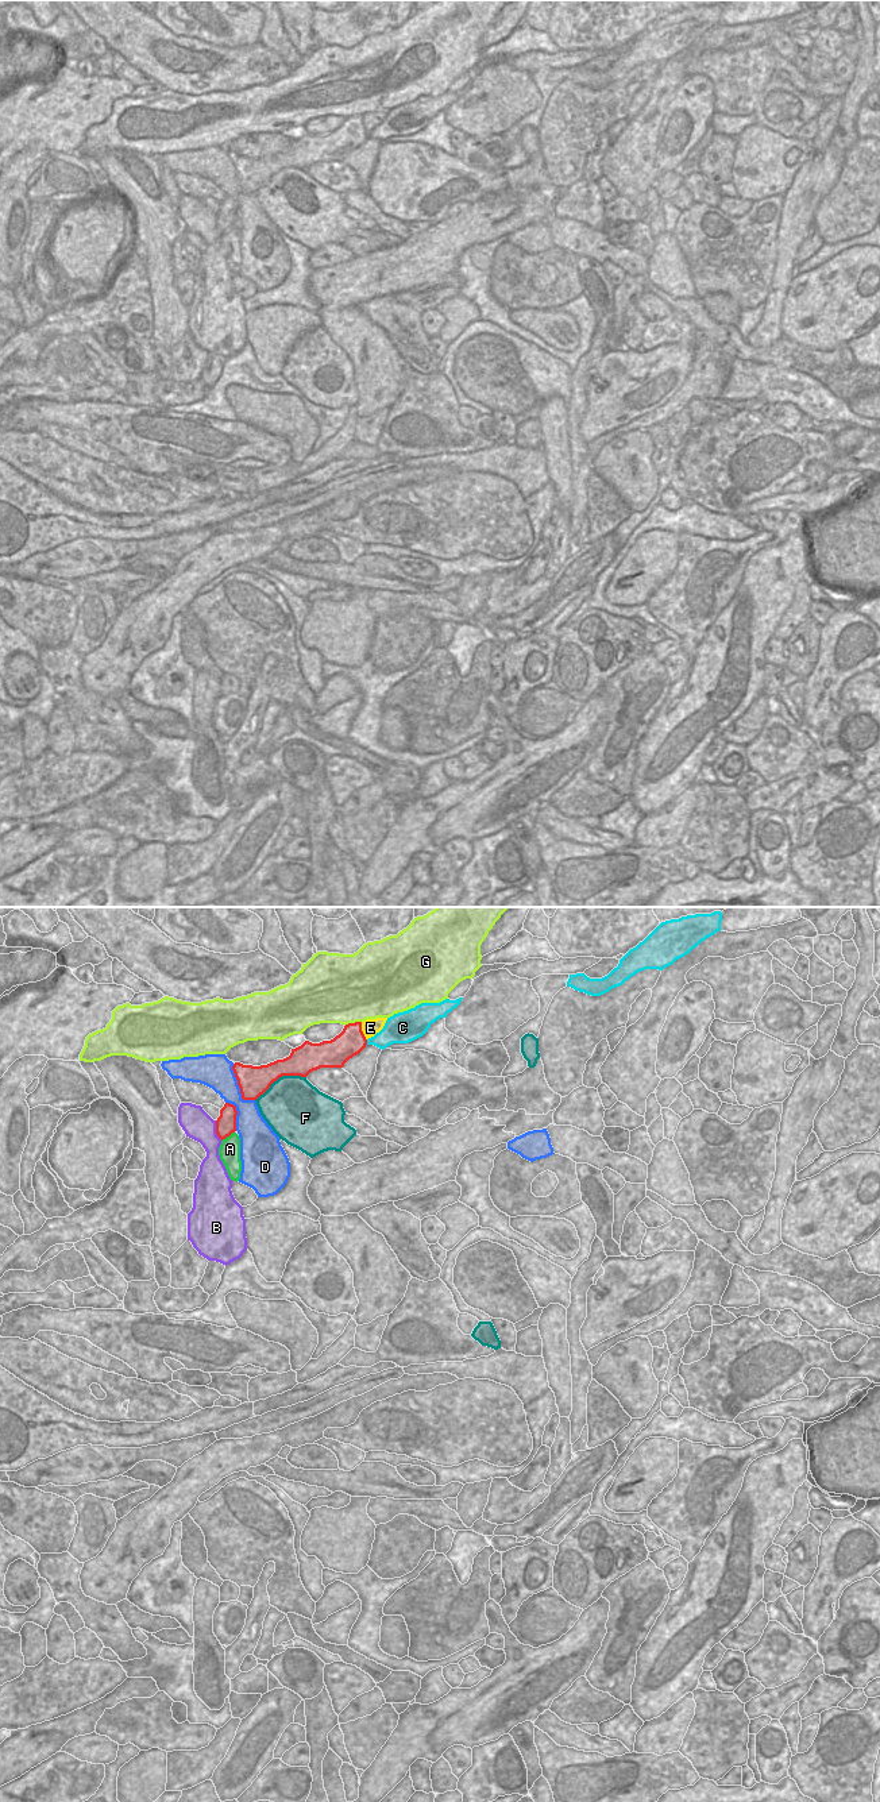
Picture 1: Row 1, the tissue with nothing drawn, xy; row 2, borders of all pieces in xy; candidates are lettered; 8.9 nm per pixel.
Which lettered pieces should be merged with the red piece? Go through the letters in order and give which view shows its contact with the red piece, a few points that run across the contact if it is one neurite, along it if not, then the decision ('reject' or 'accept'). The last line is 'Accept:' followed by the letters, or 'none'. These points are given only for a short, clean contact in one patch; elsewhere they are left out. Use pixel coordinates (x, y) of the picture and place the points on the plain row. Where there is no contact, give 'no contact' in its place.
A: meets red in xy; line xy (234, 224), (222, 234); reject
B: meets red in xy; reject
C: meets red in xy; reject
D: meets red in xy; reject
E: meets red in xy; reject
F: meets red in xy; reject
G: meets red in xy; reject
Accept: none

